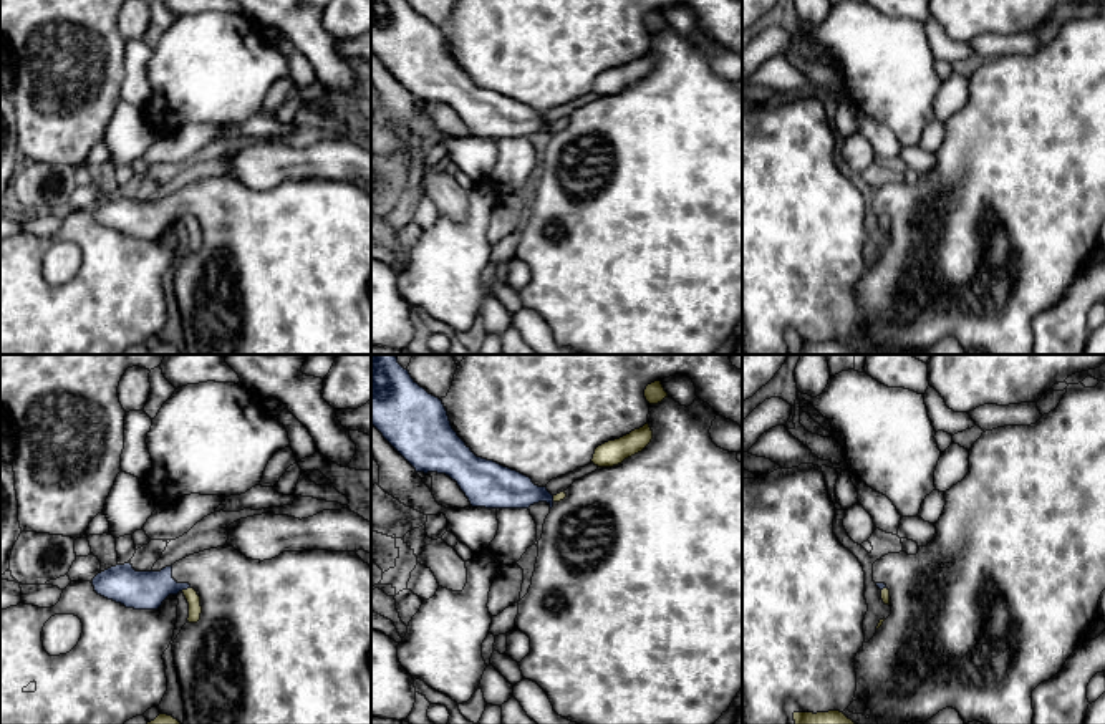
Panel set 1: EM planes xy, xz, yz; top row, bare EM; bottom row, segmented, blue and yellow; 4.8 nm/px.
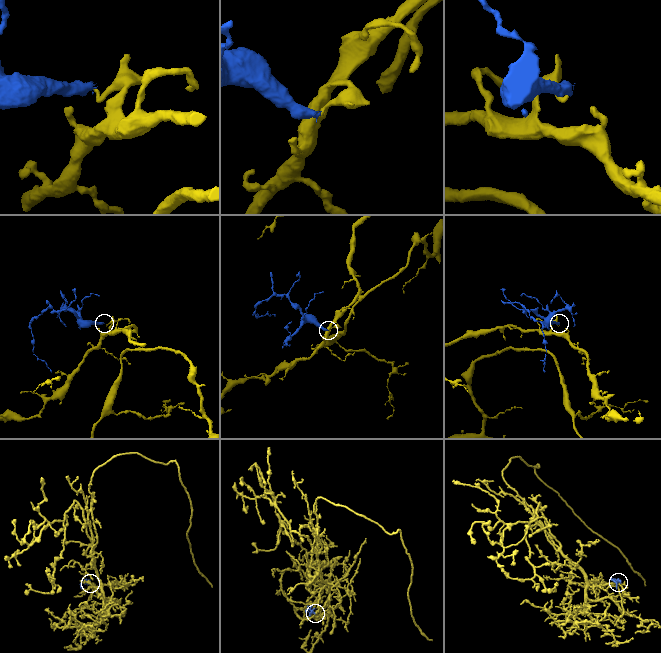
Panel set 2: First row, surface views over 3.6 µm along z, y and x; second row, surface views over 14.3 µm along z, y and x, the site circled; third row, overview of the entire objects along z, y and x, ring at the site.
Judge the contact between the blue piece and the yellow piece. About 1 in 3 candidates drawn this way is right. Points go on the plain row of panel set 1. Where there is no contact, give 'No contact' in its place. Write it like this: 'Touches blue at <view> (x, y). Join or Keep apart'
Touches blue at xy (184, 217). Keep apart

